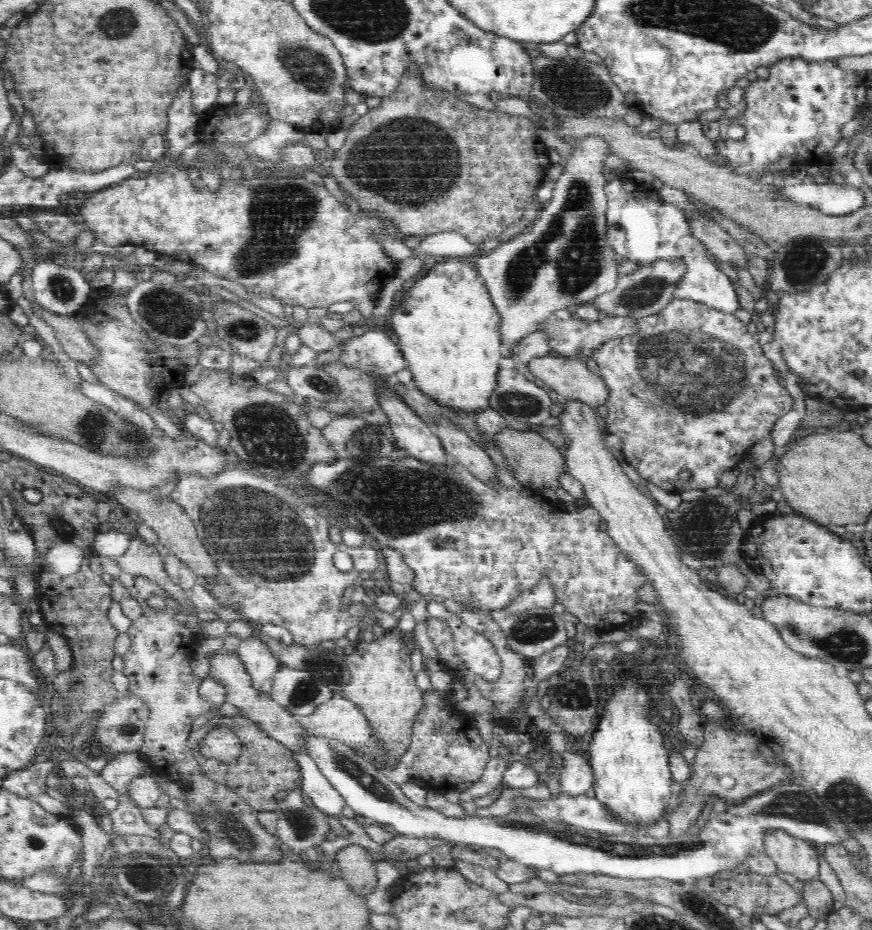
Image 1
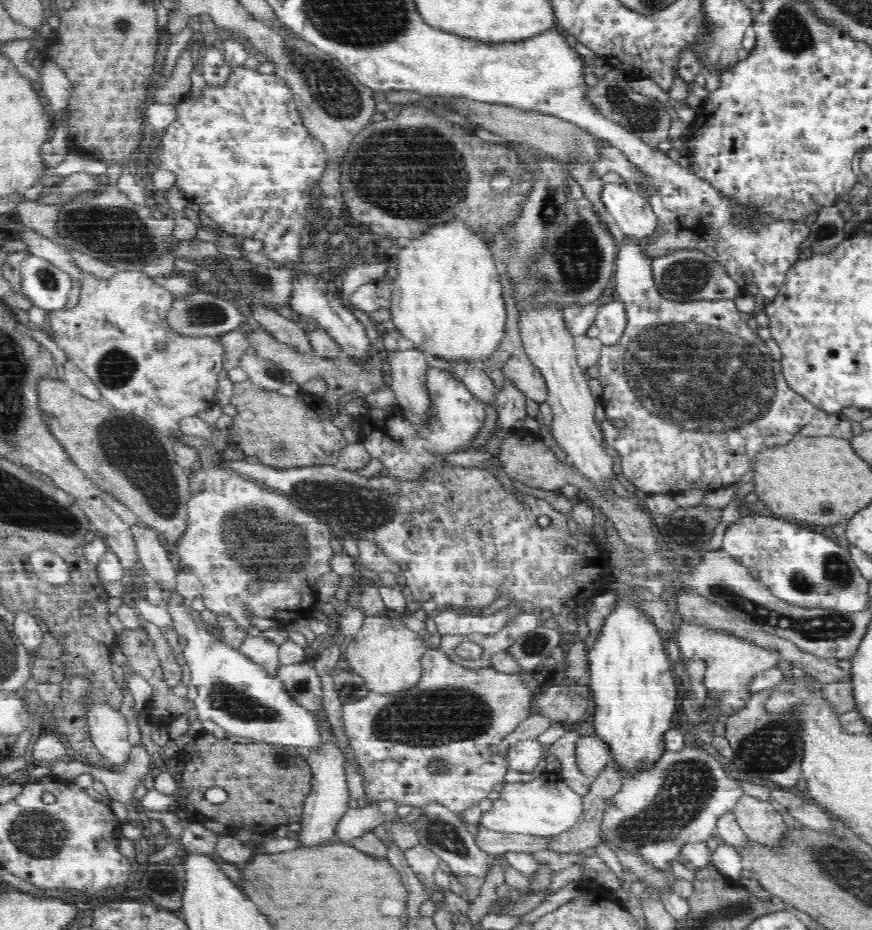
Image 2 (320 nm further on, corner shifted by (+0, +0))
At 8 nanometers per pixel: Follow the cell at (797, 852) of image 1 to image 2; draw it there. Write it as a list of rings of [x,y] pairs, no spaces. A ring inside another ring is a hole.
[[[742,796],[733,811],[734,817],[752,842],[768,849],[780,849],[789,827],[782,814],[776,812],[769,802],[761,802],[752,796]]]

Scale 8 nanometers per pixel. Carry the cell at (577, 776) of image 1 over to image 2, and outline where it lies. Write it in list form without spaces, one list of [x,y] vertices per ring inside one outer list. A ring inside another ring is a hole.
[[[580,737],[575,749],[576,762],[582,774],[593,778],[608,764],[611,758],[605,742],[598,737]]]

